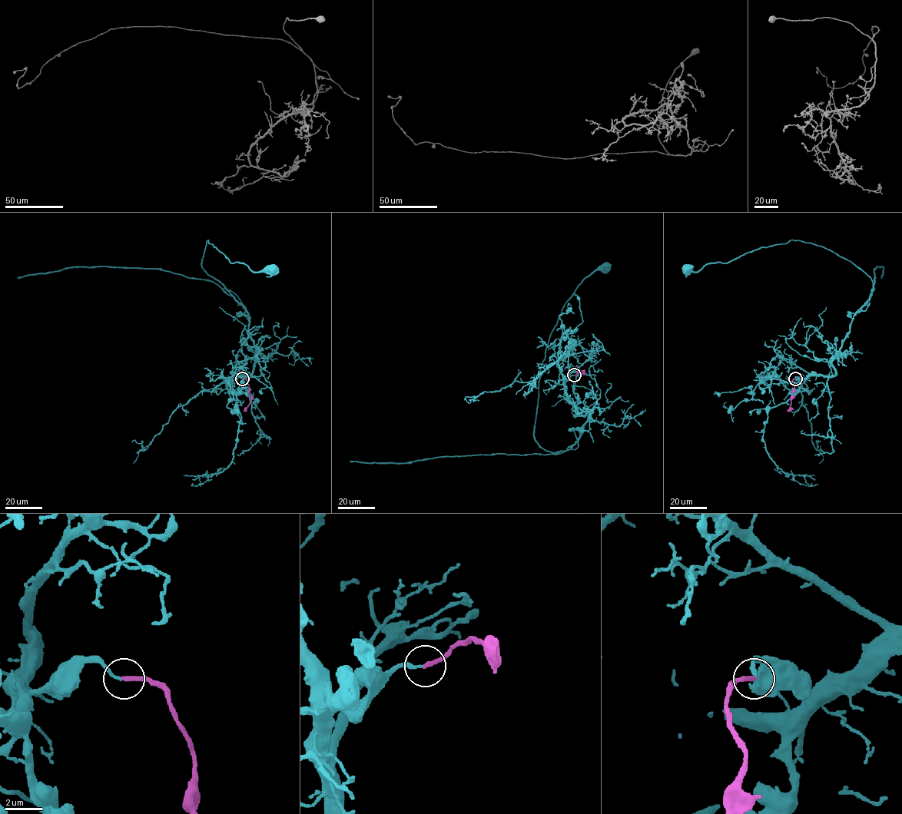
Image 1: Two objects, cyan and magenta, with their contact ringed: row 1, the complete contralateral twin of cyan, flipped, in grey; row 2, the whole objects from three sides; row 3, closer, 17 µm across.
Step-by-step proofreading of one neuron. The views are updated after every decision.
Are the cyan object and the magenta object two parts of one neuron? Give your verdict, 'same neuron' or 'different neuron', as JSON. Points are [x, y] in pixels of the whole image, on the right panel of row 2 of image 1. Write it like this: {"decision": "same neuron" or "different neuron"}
{"decision": "same neuron"}

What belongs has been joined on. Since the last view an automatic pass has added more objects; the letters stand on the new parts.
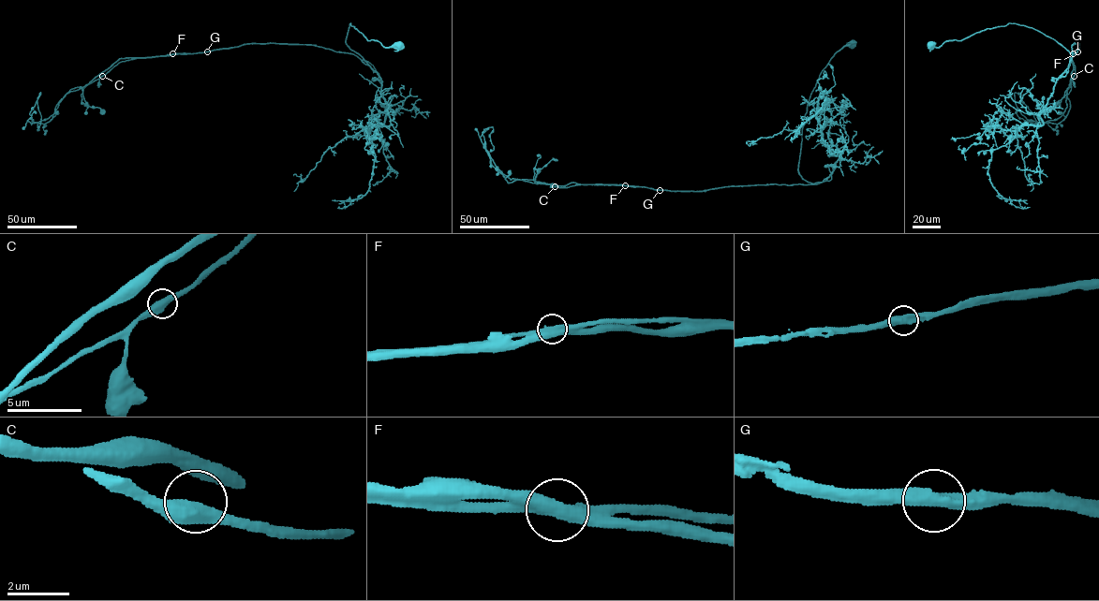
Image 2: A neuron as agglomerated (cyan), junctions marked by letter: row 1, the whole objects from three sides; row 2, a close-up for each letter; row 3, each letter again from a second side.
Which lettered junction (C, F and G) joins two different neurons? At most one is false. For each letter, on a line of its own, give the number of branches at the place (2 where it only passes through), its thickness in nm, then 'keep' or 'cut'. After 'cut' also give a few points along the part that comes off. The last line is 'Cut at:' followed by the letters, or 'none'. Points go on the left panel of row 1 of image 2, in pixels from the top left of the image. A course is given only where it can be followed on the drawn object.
C: 2 | 500 nm | keep
F: 2 | 500 nm | cut | (173, 53), (119, 62), (83, 87), (71, 88), (44, 124), (33, 123), (30, 114), (40, 93), (37, 128)
G: 2 | 480 nm | keep
Cut at: F

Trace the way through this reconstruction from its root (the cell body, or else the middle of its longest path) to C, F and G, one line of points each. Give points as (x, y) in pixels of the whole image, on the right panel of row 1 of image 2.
C: (930, 45), (1024, 25), (1061, 44), (1071, 60), (1072, 46), (1078, 43), (1074, 76)
F: (930, 45), (939, 47), (1011, 23), (1054, 39), (1071, 60), (1072, 46), (1077, 43), (1073, 53)
G: (930, 45), (939, 47), (1011, 23), (1054, 39), (1071, 60), (1074, 43), (1078, 43), (1077, 51)

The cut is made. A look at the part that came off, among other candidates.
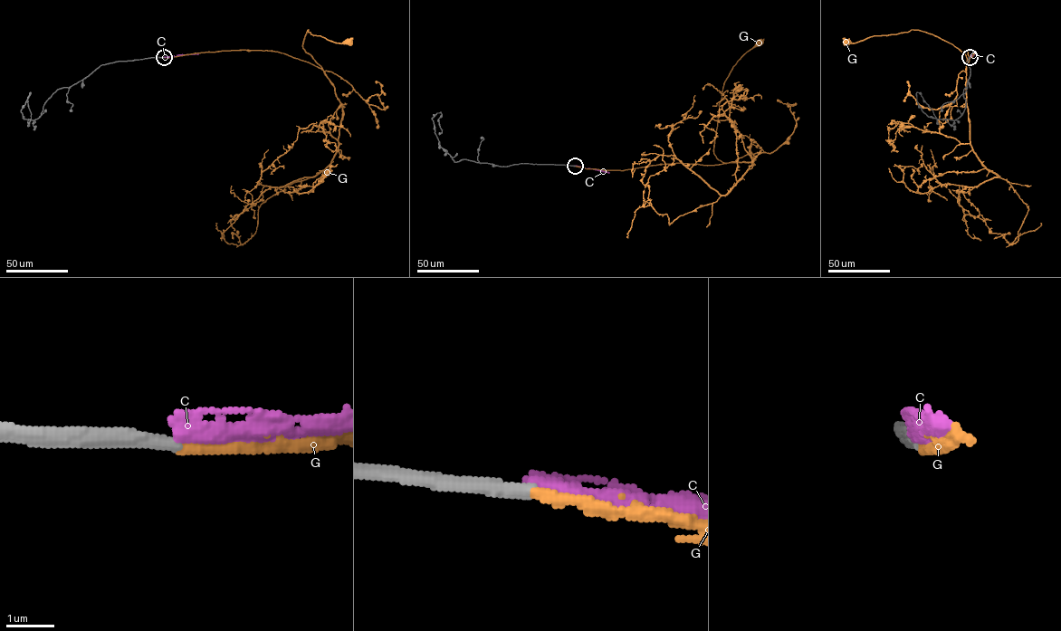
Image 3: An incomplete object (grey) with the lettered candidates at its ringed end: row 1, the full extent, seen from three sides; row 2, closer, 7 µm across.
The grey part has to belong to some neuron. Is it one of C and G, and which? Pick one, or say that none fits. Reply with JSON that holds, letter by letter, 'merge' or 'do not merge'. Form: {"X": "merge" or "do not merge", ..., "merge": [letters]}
{"C": "do not merge", "G": "merge", "merge": ["G"]}

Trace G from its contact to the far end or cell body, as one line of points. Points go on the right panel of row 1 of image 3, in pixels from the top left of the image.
G: (970, 57), (974, 52), (968, 50), (969, 61), (965, 70), (967, 58), (960, 51), (919, 30), (845, 42)

